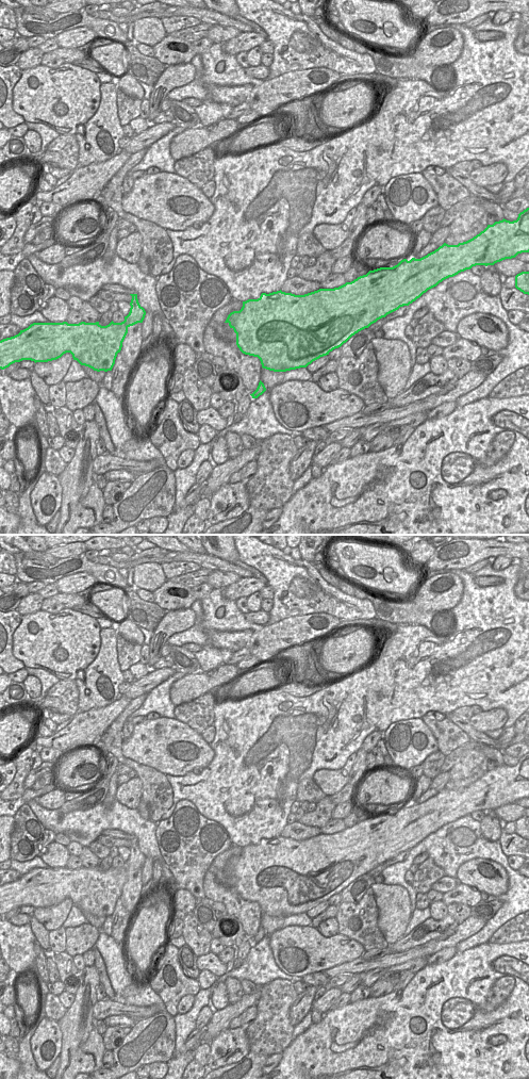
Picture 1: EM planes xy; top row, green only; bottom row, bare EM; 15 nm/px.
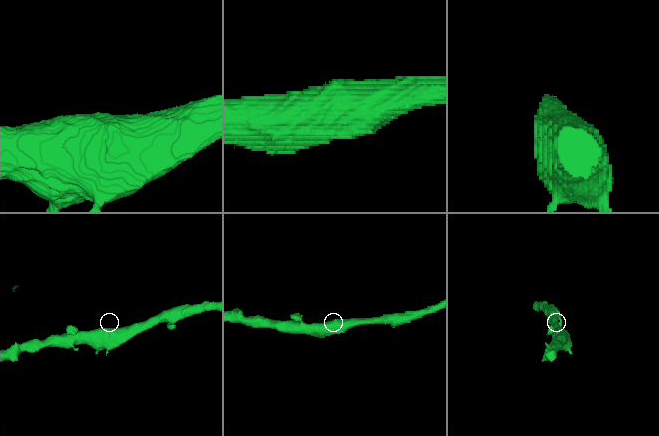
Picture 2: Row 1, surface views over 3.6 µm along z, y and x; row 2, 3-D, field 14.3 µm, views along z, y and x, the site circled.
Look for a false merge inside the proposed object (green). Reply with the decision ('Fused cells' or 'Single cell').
Single cell.

